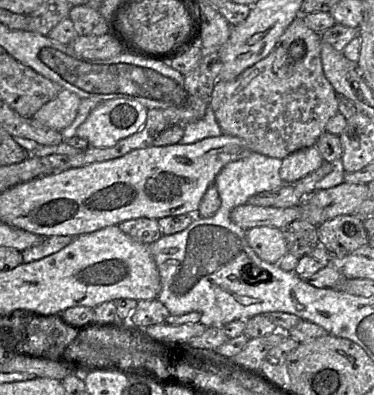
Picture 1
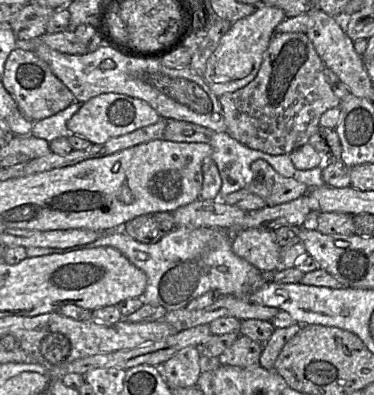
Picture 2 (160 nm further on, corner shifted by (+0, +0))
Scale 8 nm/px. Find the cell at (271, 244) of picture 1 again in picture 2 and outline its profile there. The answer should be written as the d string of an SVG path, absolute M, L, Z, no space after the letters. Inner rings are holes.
M248 228L232 235L233 252L263 273L273 273L281 267L281 247L272 229Z

